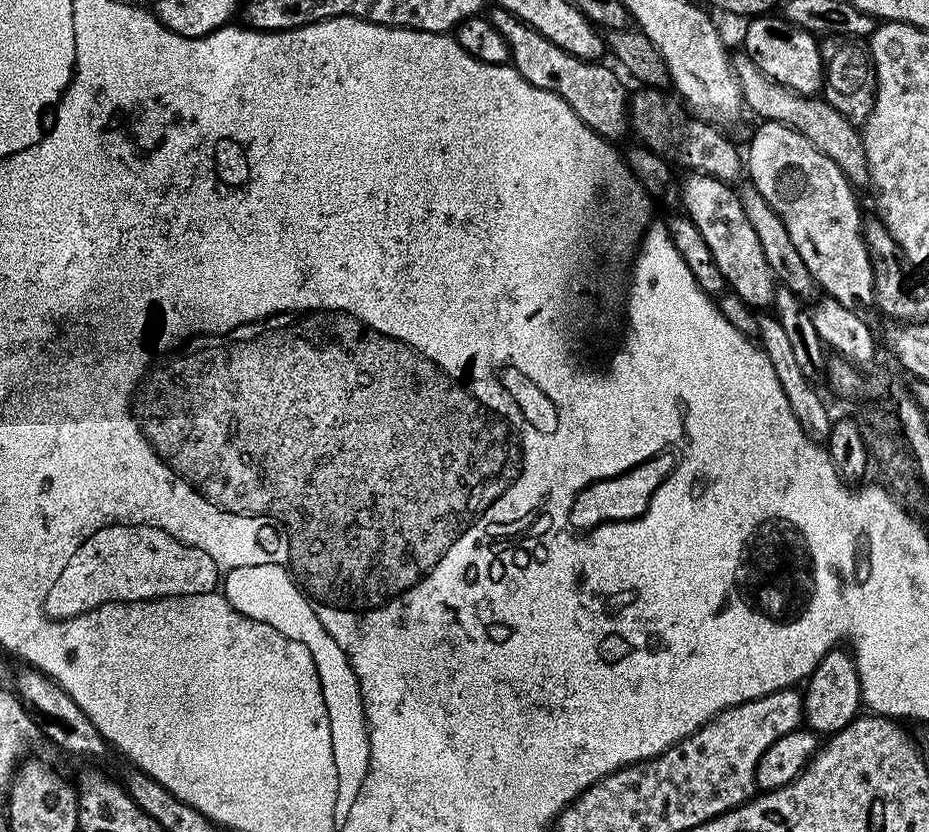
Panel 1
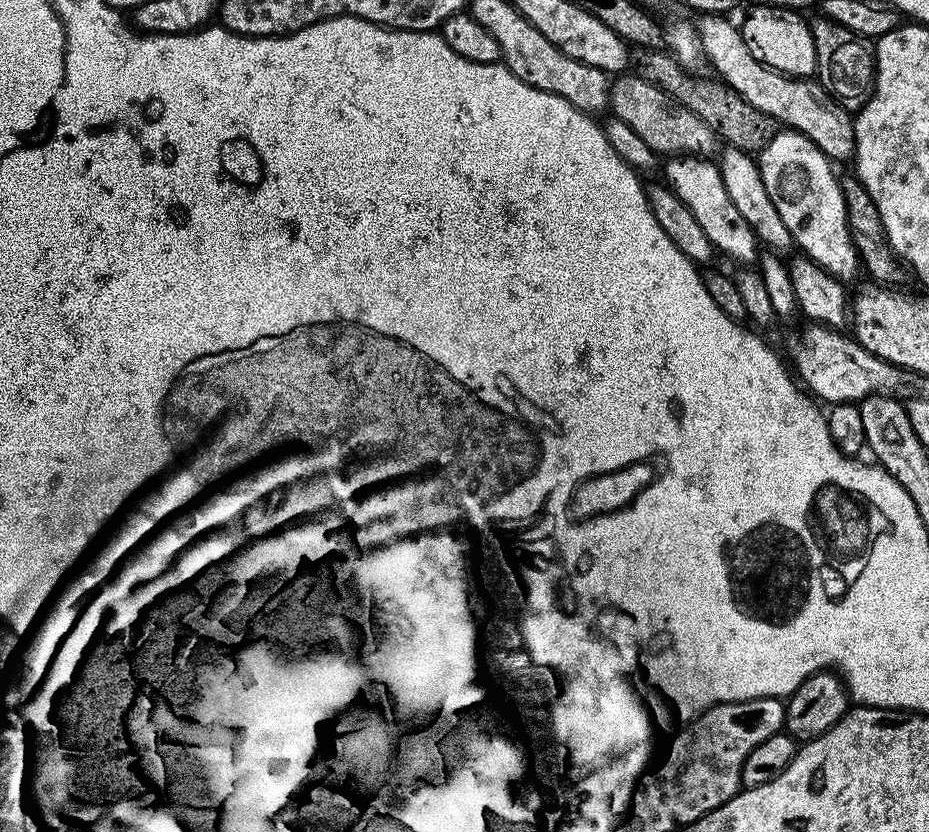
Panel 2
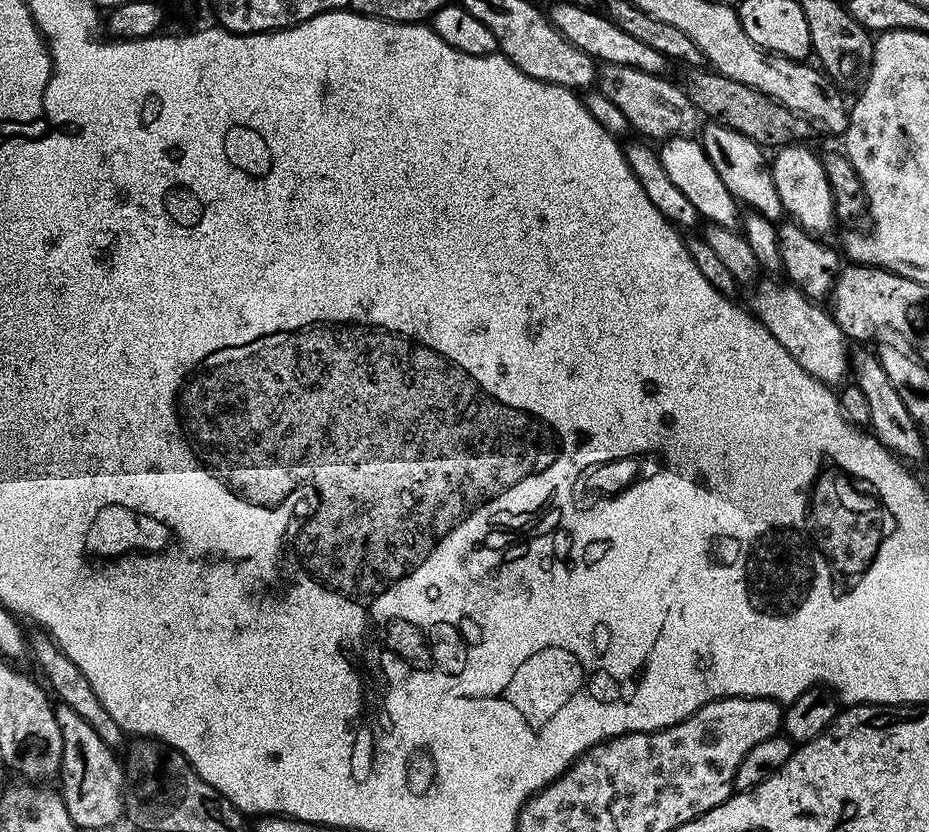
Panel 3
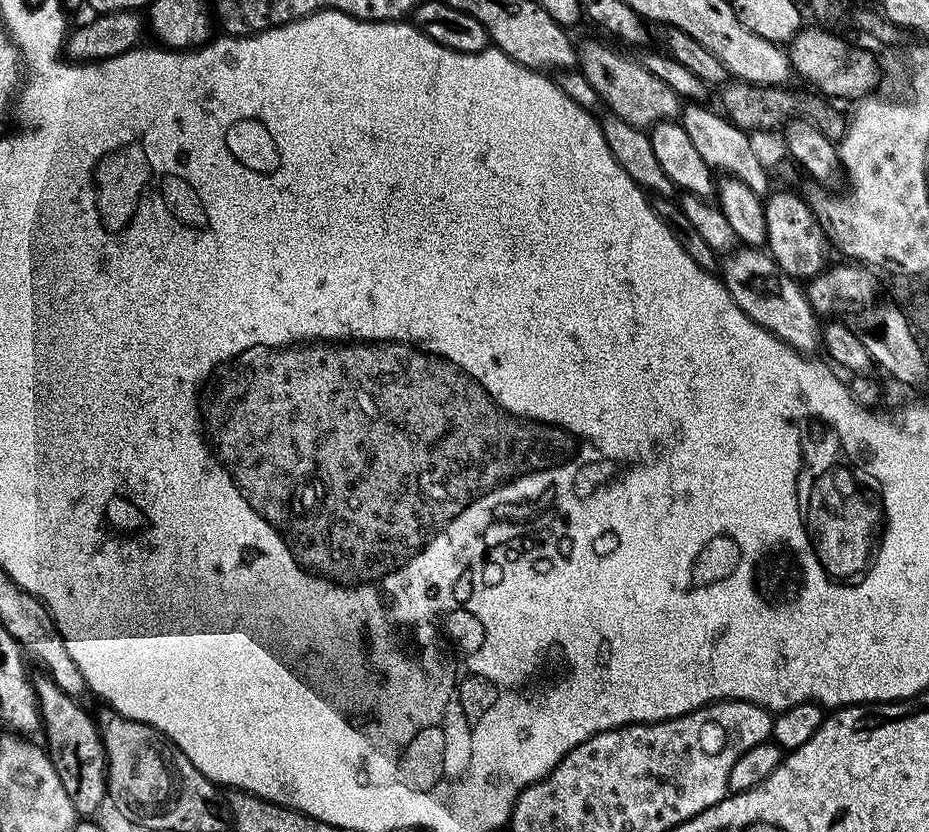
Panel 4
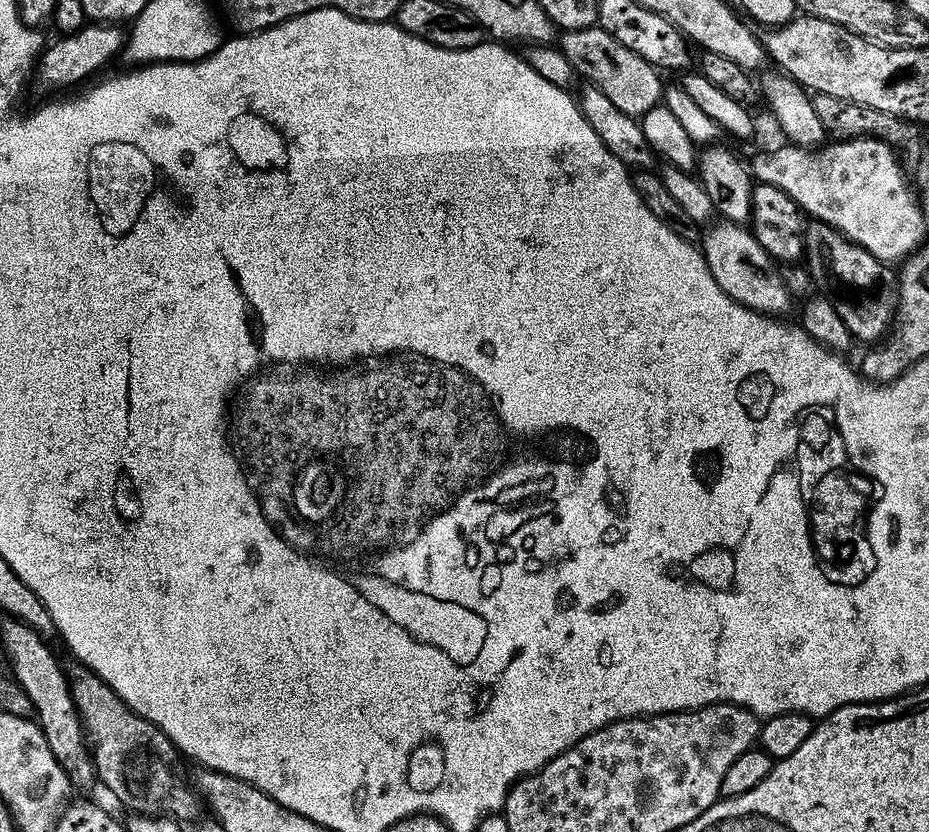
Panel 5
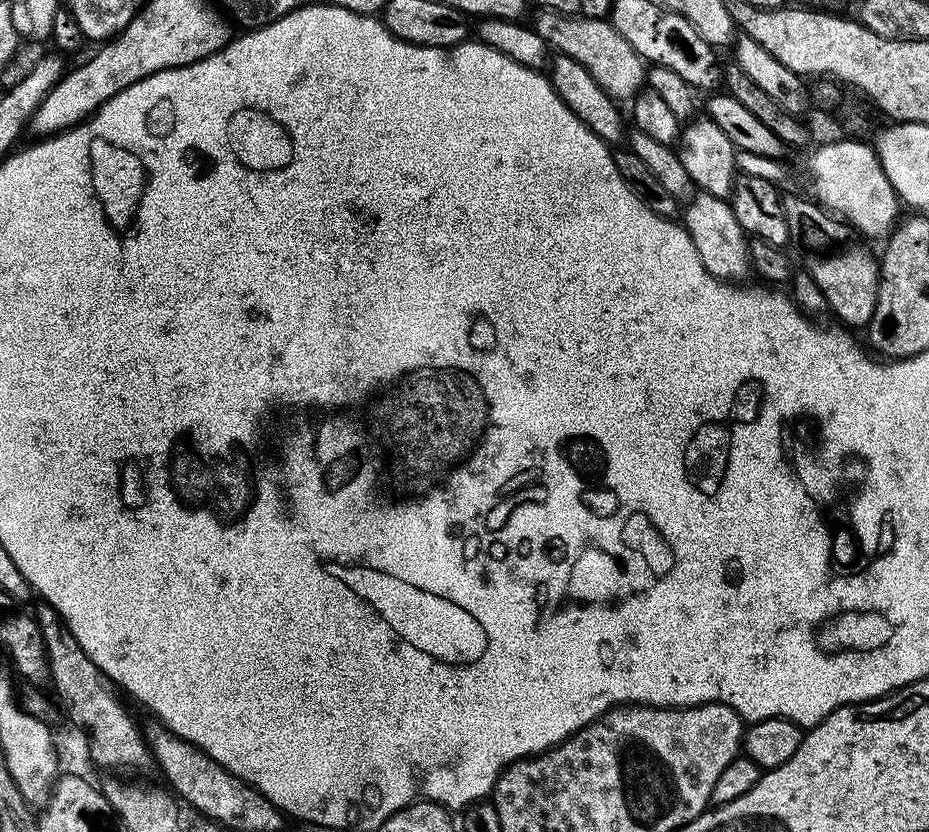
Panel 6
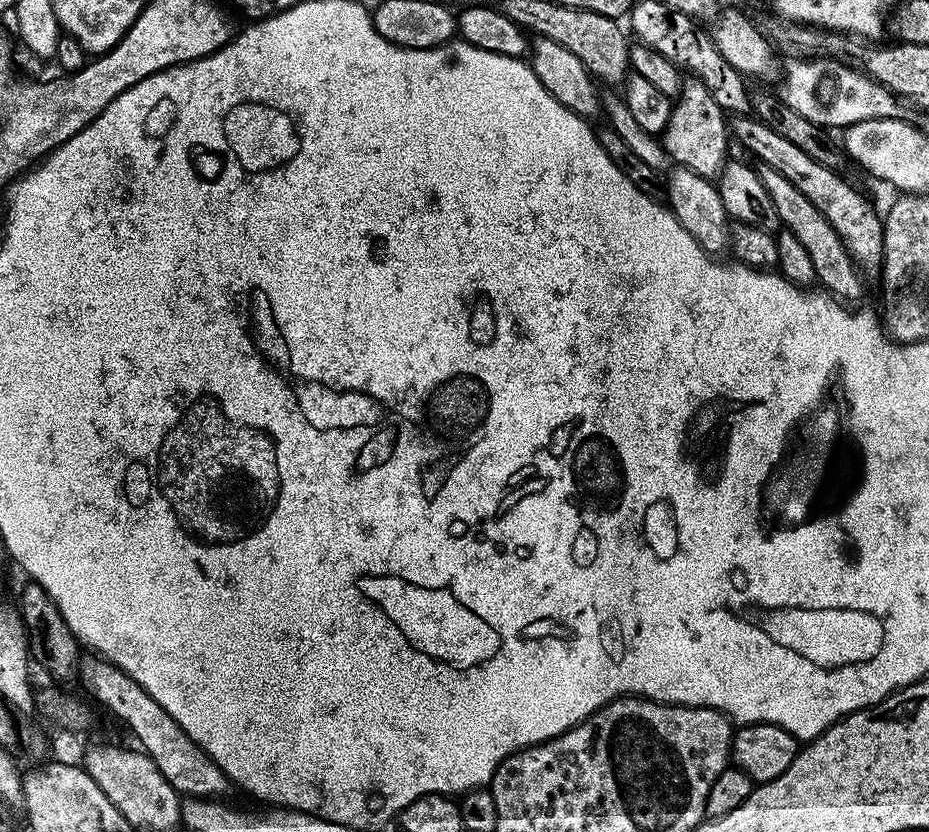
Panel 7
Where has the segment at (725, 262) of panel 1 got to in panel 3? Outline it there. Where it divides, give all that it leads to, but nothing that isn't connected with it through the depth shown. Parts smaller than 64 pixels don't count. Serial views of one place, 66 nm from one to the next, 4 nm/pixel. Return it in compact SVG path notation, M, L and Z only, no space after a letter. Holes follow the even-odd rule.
M691 135L669 136L659 145L658 151L662 167L665 168L670 182L674 182L674 186L678 186L678 190L682 190L682 194L686 194L690 206L694 206L694 210L698 210L701 221L728 229L737 227L736 208L738 208L738 201L723 185L723 181L714 170L714 164L704 153L699 139L693 138Z

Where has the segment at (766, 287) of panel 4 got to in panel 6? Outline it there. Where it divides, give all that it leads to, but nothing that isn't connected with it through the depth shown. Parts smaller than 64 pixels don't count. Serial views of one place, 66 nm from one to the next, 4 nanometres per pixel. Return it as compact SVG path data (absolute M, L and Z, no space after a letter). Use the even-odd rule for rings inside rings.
M700 192L687 201L682 212L683 231L691 240L692 248L698 250L698 258L702 258L702 266L714 278L729 282L740 282L752 268L749 256L749 237L742 230L738 218L734 218L734 210L728 200L714 198L710 194Z

